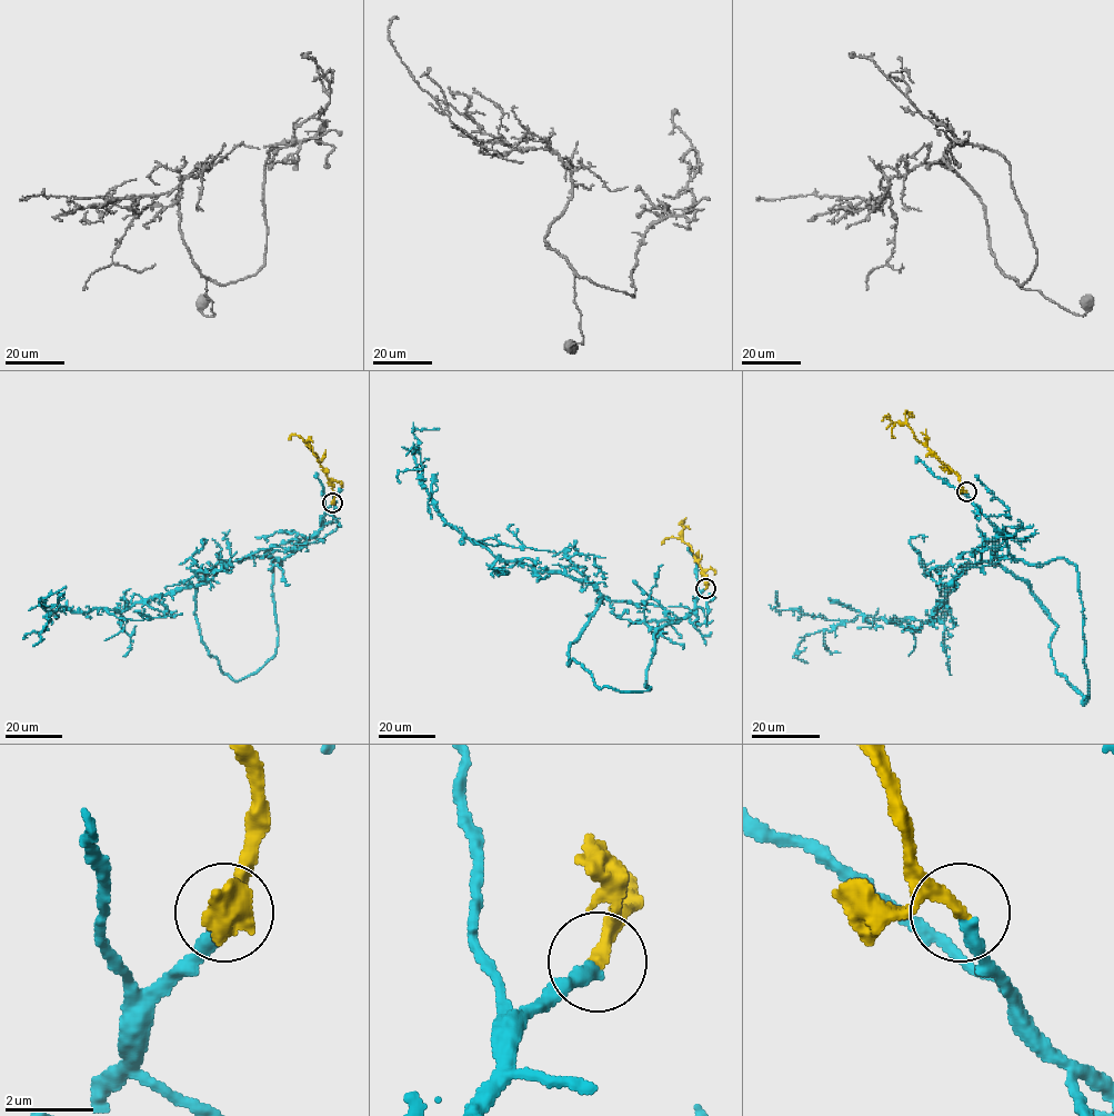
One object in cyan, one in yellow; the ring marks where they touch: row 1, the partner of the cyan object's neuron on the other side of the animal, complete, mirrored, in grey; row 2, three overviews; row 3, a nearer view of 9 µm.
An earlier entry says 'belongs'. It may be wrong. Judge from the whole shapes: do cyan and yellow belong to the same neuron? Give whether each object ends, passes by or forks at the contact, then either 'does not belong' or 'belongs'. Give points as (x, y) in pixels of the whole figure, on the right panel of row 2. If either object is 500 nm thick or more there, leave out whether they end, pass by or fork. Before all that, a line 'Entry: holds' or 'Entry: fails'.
Entry: holds
cyan ends; yellow ends; belongs

